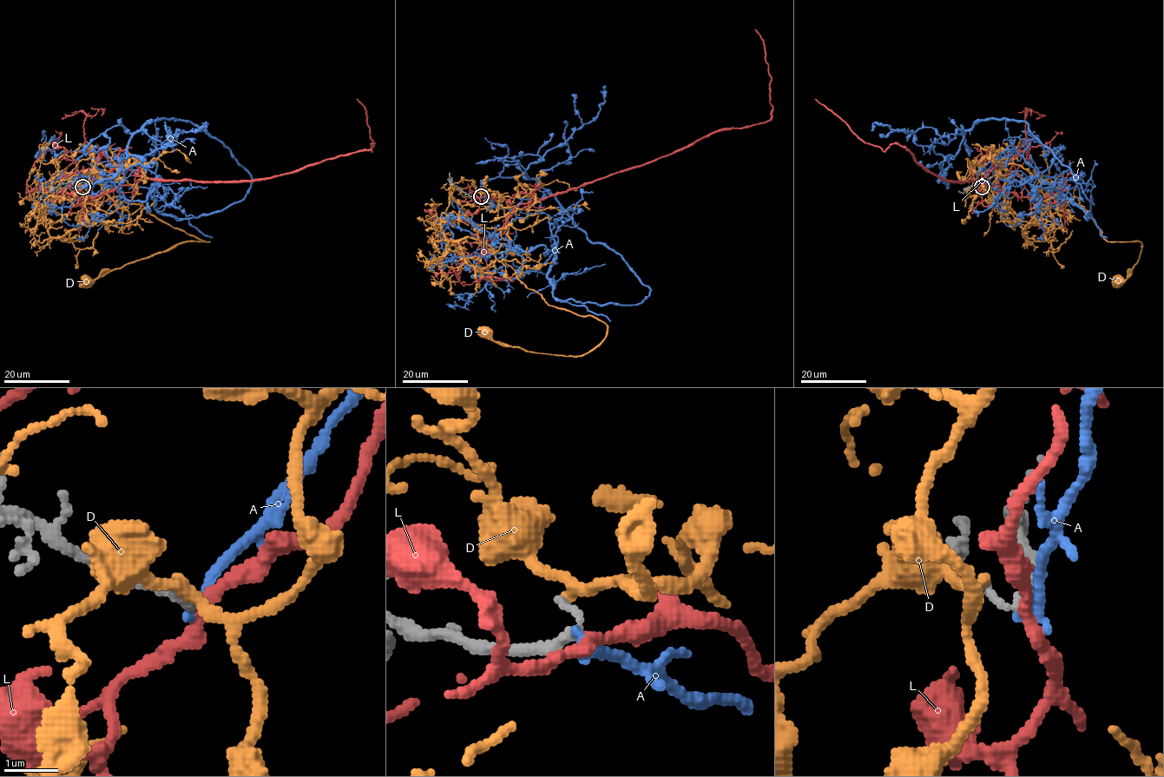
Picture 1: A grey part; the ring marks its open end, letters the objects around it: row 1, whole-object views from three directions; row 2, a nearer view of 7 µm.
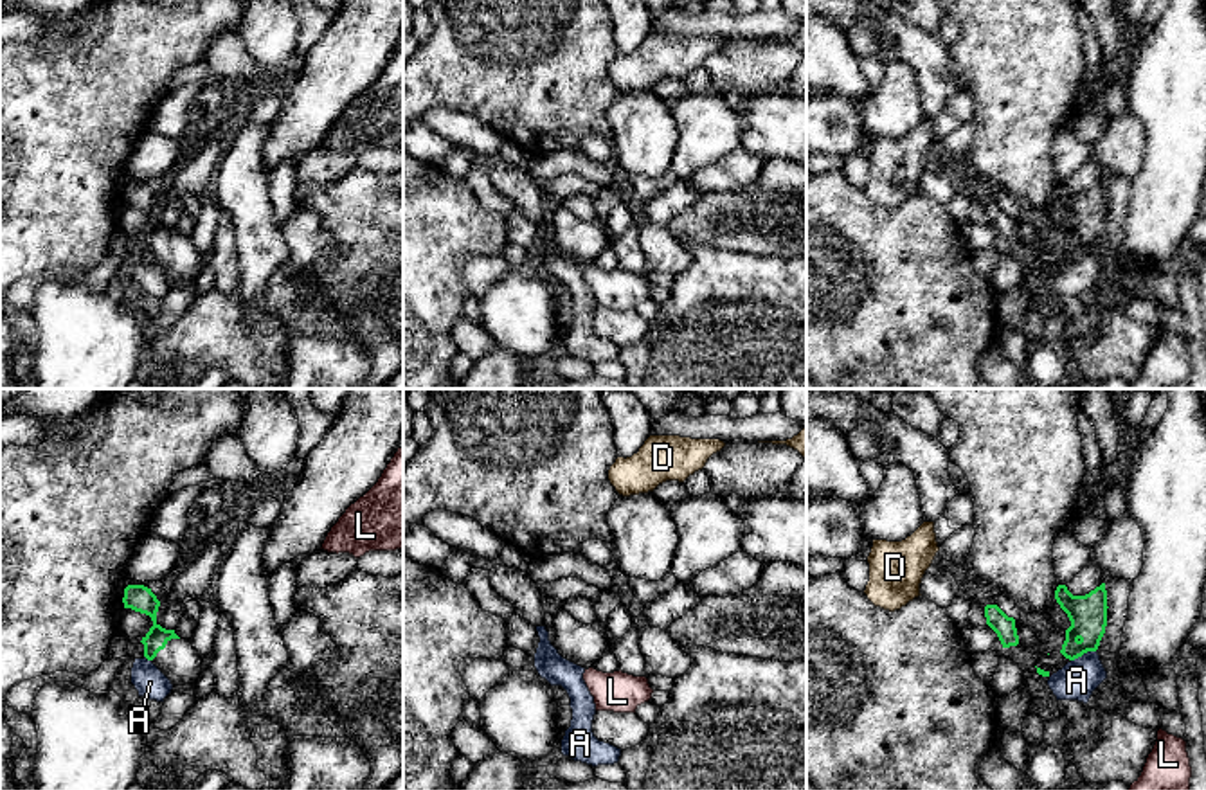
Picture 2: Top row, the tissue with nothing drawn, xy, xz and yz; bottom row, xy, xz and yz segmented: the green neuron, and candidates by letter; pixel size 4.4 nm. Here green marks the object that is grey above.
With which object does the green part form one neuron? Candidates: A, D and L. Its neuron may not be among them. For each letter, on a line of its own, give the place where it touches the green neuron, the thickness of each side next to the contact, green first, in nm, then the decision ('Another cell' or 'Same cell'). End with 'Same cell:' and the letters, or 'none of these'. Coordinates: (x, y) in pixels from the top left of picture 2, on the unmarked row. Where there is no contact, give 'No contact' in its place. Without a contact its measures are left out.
A: Touches green at yz (1082, 251). Thickness 170 nm (green) against 170 nm. Another cell
D: No contact. Another cell
L: No contact. Another cell
Same cell: none of these

